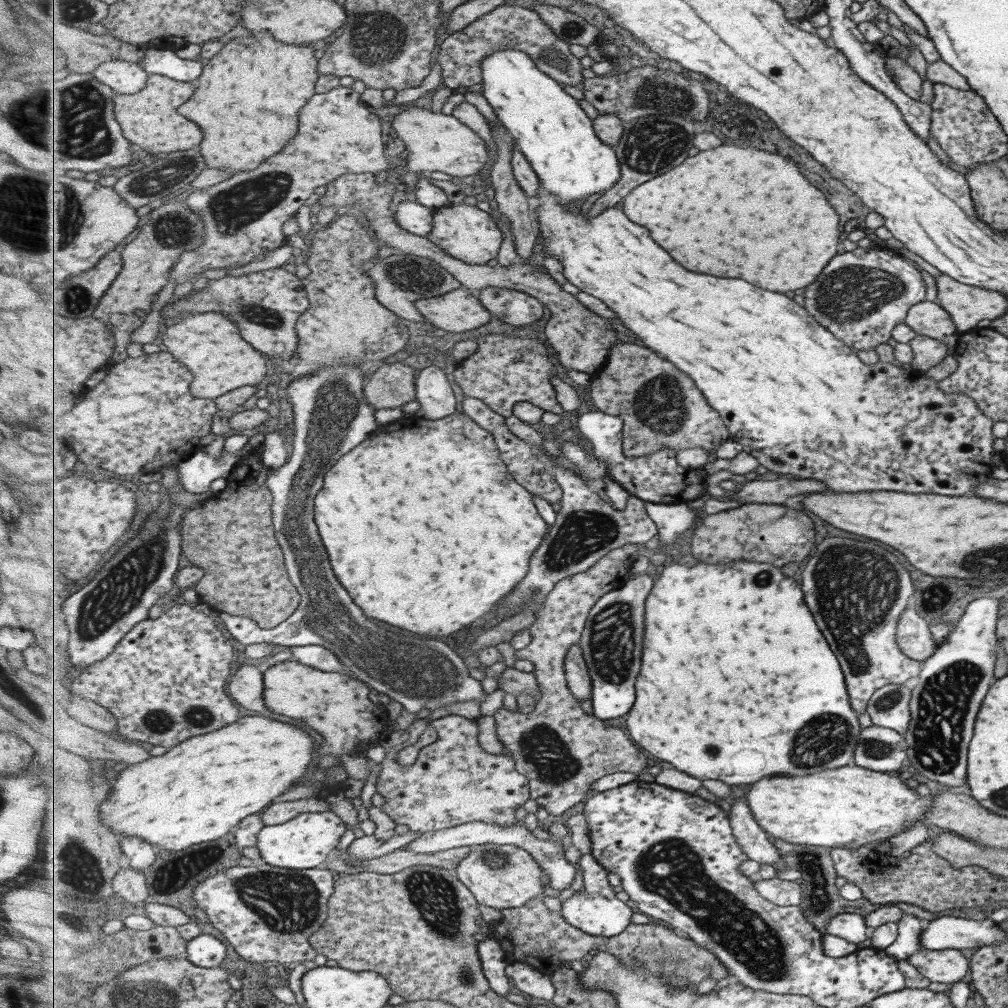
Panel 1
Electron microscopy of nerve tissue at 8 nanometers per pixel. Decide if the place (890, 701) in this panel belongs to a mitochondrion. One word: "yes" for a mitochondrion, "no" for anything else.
yes

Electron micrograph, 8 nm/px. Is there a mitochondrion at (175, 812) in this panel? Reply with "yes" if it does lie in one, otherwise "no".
no

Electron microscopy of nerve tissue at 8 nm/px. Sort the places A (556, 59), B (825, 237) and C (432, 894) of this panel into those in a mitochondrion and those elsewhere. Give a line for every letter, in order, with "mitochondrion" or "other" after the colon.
A: mitochondrion
B: other
C: mitochondrion

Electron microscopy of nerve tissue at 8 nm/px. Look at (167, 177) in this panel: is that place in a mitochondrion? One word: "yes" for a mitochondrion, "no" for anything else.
yes

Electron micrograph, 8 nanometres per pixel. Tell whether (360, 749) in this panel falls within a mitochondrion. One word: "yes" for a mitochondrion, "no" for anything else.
no

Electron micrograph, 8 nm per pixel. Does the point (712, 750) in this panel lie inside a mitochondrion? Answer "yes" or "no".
yes

